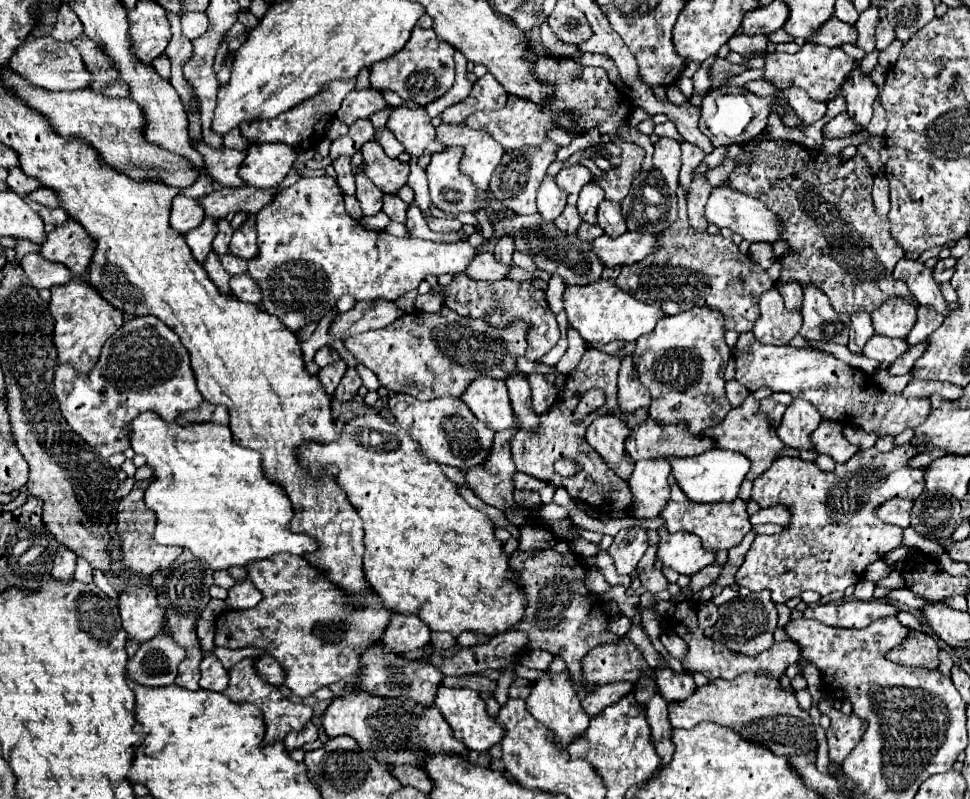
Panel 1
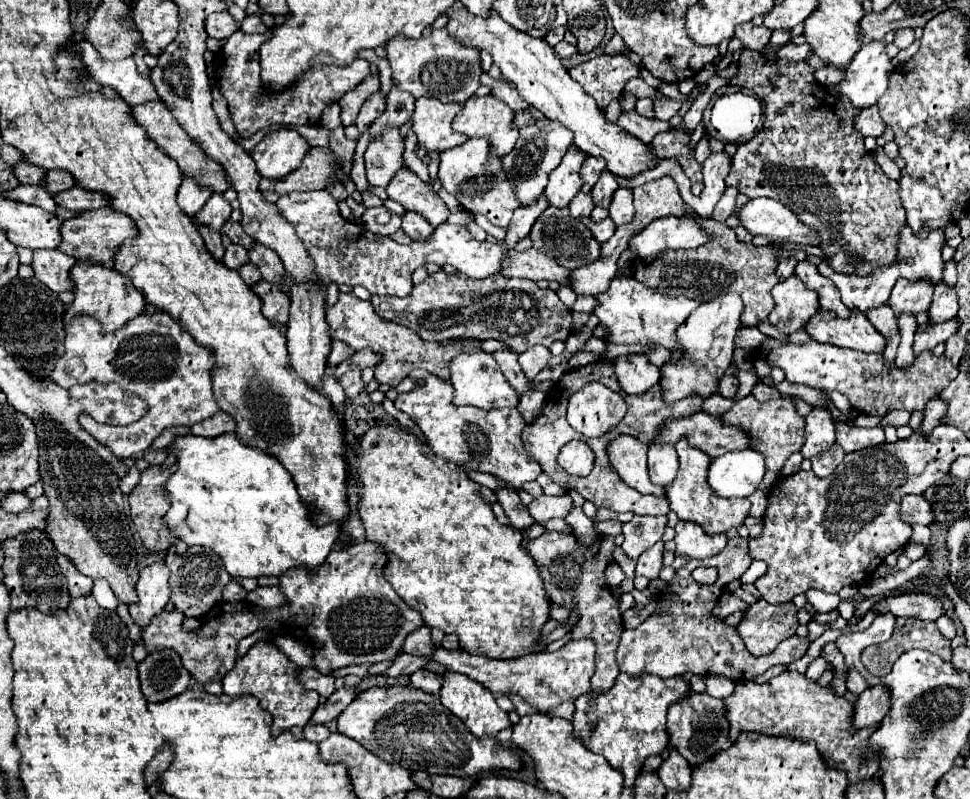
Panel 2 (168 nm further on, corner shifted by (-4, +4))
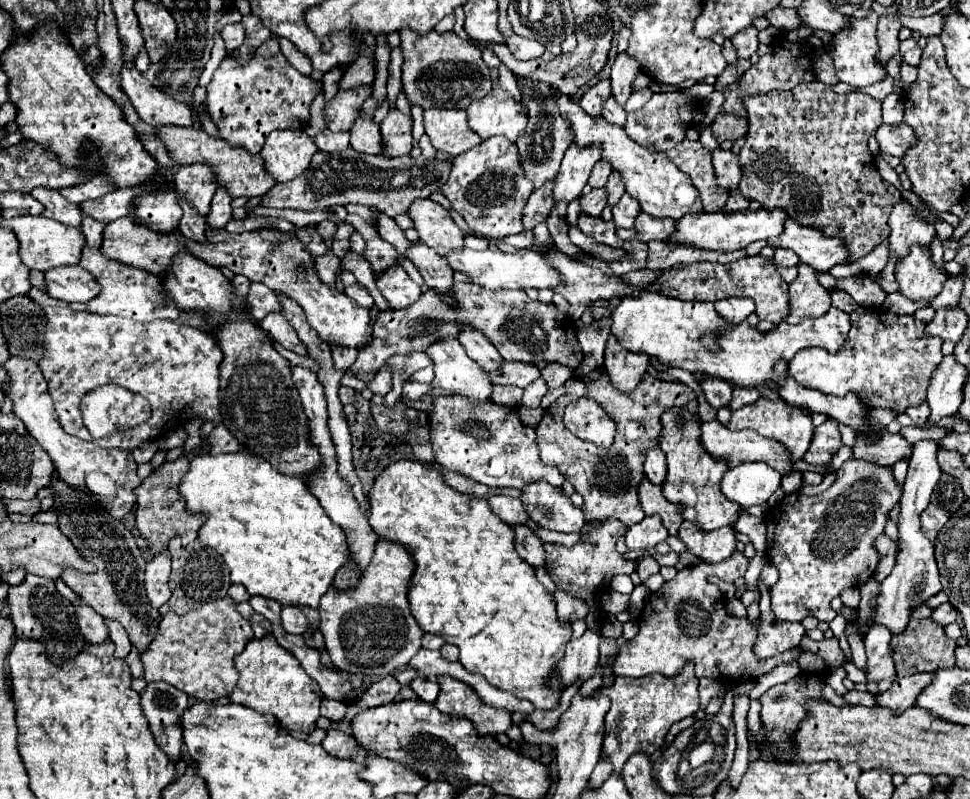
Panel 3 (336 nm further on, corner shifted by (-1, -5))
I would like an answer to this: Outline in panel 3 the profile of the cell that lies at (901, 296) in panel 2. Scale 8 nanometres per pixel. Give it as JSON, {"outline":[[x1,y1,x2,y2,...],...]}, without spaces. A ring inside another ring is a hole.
{"outline":[[913,245,913,249,909,249,903,259,899,259,895,277,899,283,899,291,905,297,931,301,941,291,941,285,947,279,947,271,935,265,931,249]]}

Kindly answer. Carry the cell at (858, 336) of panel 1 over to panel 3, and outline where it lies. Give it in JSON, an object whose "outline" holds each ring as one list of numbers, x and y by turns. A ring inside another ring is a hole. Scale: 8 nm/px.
{"outline":[[901,199,889,217,889,227,891,227,891,235,889,235,889,247,891,253,899,253,899,257,903,257,911,245,929,245,933,241,935,235,935,225,923,217,919,217,911,203]]}

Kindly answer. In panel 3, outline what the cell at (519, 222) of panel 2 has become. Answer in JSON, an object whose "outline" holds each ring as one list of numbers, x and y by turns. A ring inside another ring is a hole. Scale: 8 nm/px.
{"outline":[[547,181,545,185,541,185,539,189,535,189,525,205,525,217,523,217,523,225,525,229,533,229,537,223,545,221,549,217,549,211,553,209,555,201,553,201,553,185,555,181]]}

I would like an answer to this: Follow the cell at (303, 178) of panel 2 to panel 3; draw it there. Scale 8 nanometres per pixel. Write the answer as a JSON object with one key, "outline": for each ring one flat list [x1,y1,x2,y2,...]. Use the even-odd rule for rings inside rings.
{"outline":[[345,149,341,153,323,153,317,151,309,165,309,171,287,181,277,183,269,195,263,197,263,205,269,207,291,207,303,211,327,209,331,205,347,205,361,203,367,207,379,207,387,217,395,219,397,215,407,213,409,205,415,199,429,199,433,191,441,191,445,181,449,179,453,159,437,161,421,157,373,157,365,153,357,153,355,149]]}

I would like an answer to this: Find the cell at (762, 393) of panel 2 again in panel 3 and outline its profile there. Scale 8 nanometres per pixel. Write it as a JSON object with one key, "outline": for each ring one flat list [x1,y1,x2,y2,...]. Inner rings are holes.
{"outline":[[735,387,733,389,733,397,729,401,731,409,739,409,741,405,749,405,753,401,757,401,761,395,757,389,743,389,743,387]]}

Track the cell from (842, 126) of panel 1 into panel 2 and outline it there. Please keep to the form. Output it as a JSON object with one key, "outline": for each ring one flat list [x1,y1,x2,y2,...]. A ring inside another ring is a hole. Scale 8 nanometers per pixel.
{"outline":[[872,106,872,108,862,110,862,112,854,118,854,128,856,128,862,136,874,136,874,138,878,138,878,136,884,132,886,124,882,122,882,118,880,118,880,114,878,114,878,108]]}

